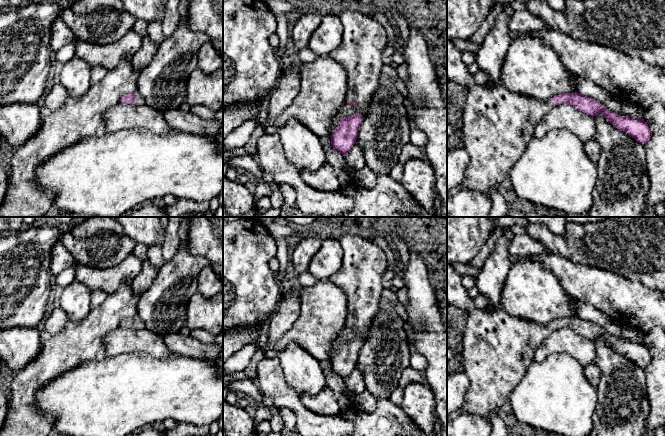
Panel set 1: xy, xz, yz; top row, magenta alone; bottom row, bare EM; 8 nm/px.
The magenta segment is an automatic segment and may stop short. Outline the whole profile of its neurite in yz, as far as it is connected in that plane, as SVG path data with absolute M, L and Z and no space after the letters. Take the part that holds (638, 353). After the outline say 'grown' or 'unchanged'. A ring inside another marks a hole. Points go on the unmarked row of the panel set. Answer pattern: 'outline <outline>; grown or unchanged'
outline M447 263L447 302L464 311L466 324L462 339L463 370L469 378L470 386L464 396L463 412L483 418L490 417L509 399L513 389L524 377L528 366L534 361L533 355L539 345L555 330L569 328L590 339L603 338L607 345L620 355L627 357L638 367L646 368L652 360L648 348L642 343L620 340L608 334L600 326L577 316L554 320L549 325L516 319L502 307L478 309L476 301L469 296L469 290L462 285L462 276Z; grown

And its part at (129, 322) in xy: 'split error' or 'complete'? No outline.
split error

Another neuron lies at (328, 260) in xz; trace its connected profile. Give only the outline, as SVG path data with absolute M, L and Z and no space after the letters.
M324 239L320 250L312 258L308 271L319 280L329 280L343 261L343 249L337 239Z

